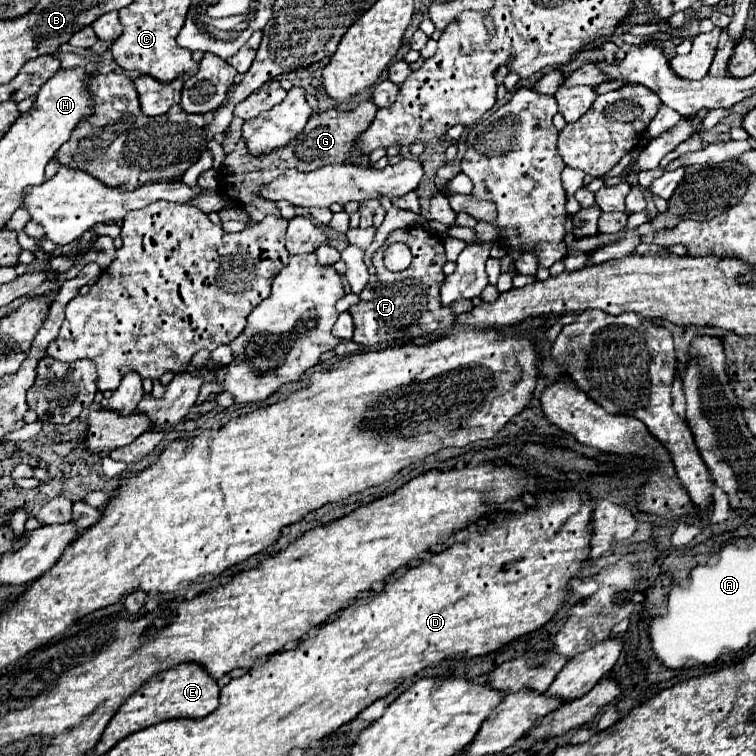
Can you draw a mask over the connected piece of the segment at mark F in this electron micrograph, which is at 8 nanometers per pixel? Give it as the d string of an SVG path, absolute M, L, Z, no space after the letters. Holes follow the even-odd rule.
M422 225L396 229L388 235L386 243L372 255L372 265L376 267L376 273L370 277L368 285L360 293L360 303L350 309L350 315L354 319L354 341L366 347L378 347L384 339L390 339L390 335L396 337L418 337L418 321L422 315L422 305L426 301L426 291L430 287L438 287L444 281L444 267L446 253L444 243L438 237L432 237ZM402 241L412 249L412 265L406 271L390 273L384 263L382 255L384 251L394 243Z

